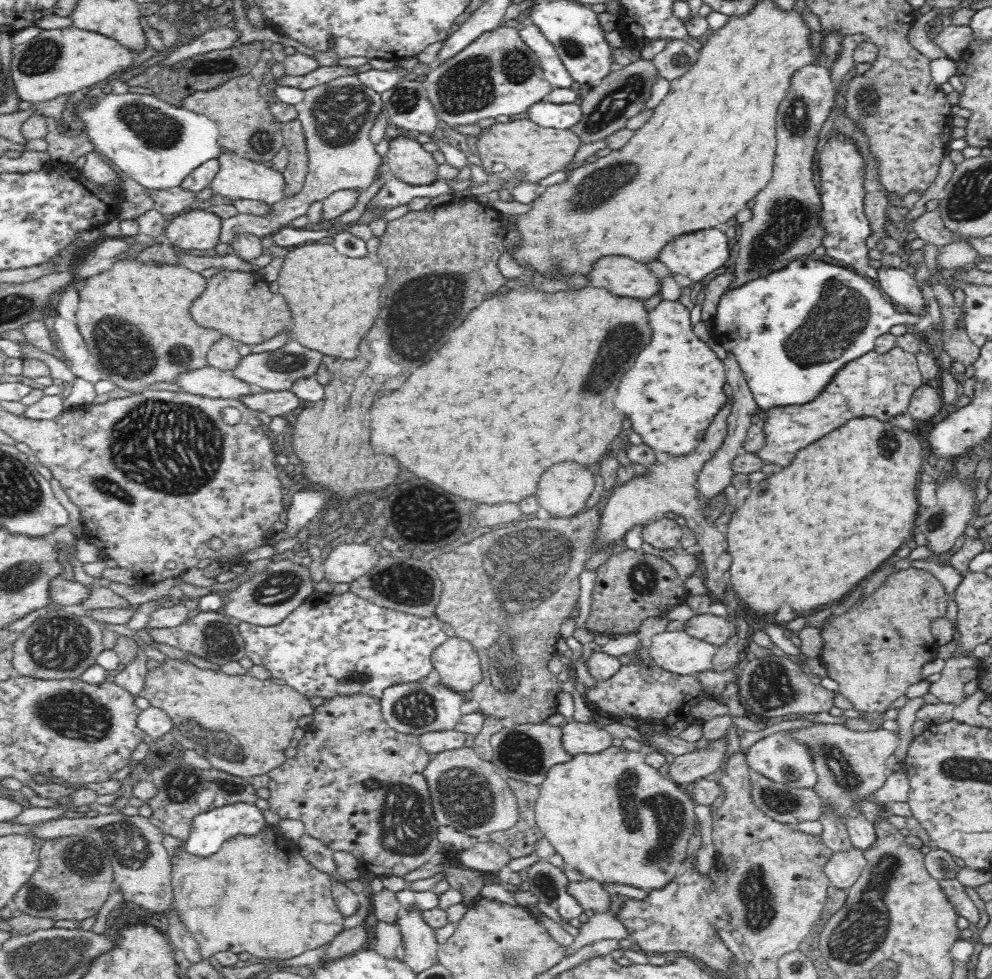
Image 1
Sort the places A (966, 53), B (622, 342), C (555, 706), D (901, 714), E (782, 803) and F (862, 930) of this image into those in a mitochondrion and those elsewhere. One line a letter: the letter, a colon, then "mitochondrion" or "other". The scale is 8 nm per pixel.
A: other
B: mitochondrion
C: other
D: other
E: mitochondrion
F: mitochondrion

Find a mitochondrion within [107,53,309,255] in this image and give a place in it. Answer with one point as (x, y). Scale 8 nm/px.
(152, 127)

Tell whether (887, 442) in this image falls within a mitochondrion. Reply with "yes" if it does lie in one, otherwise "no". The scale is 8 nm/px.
yes

